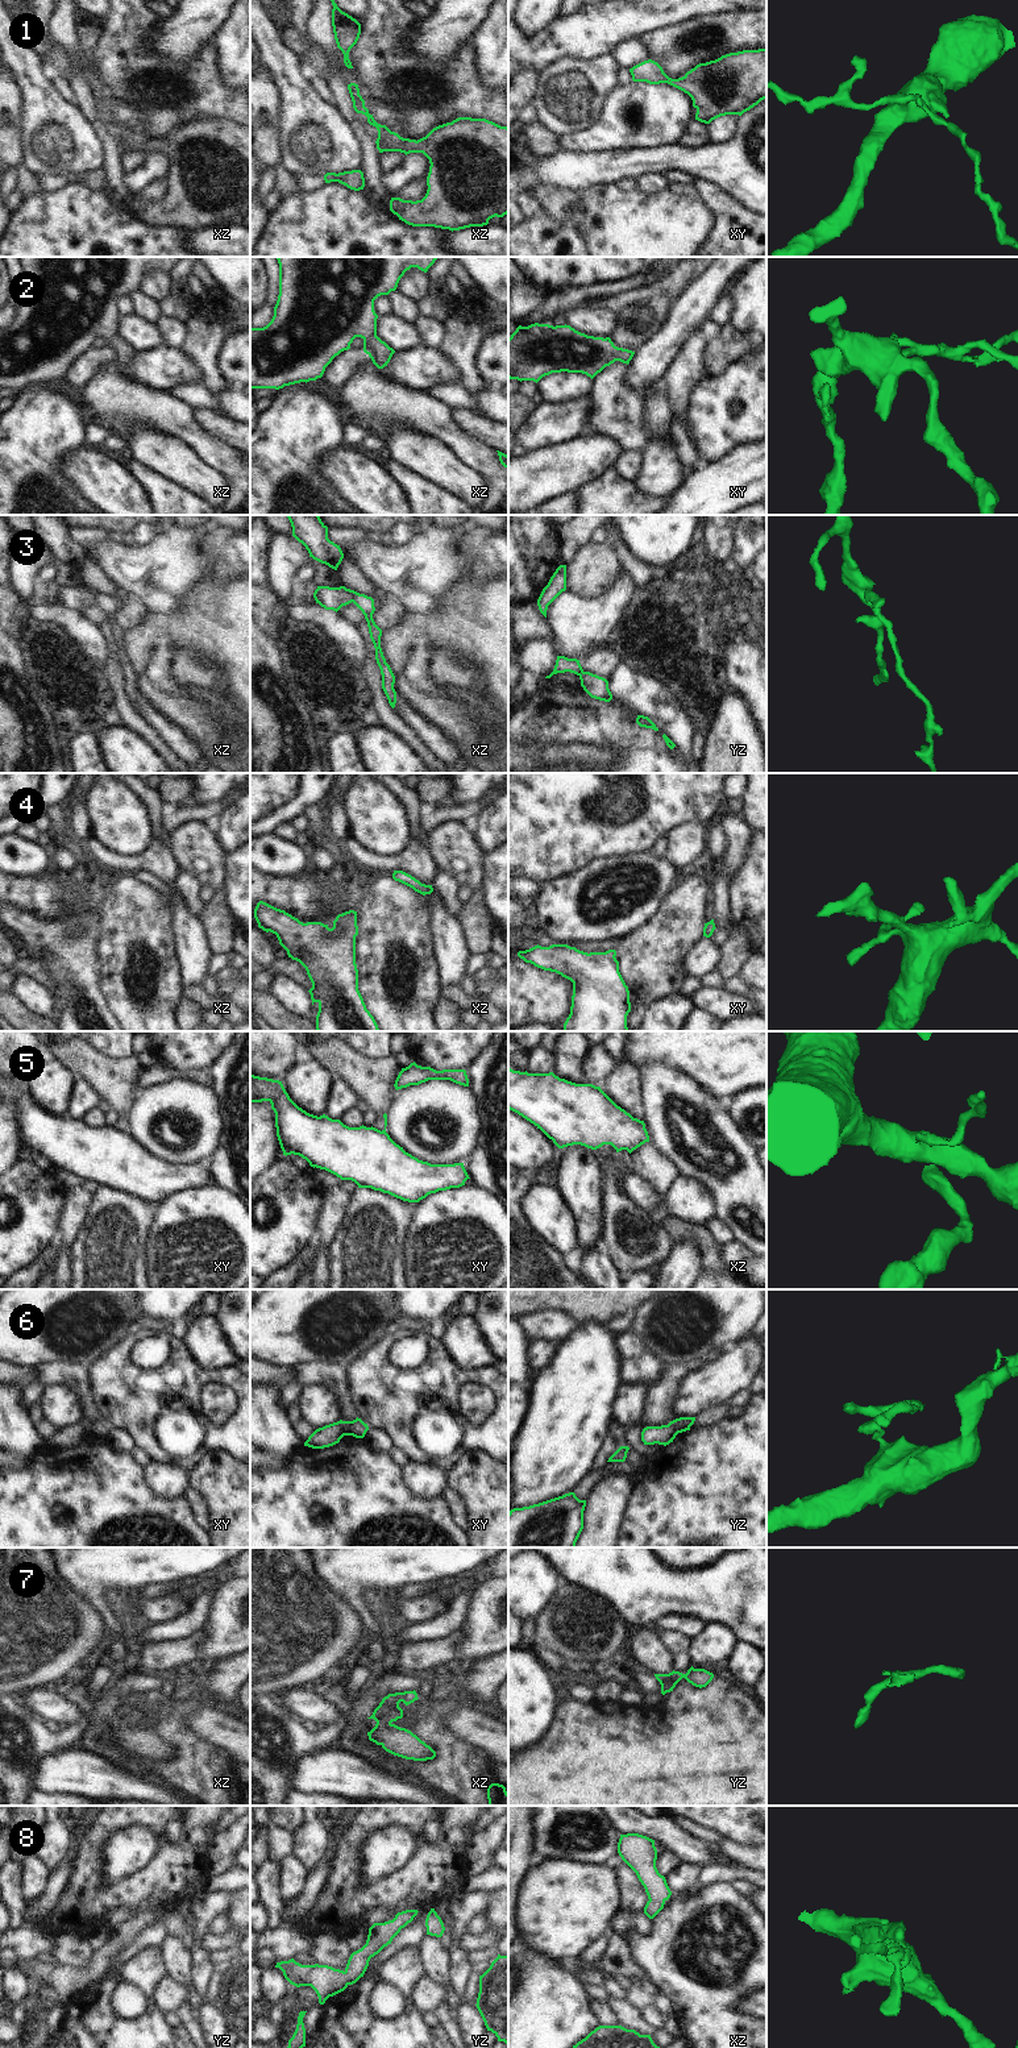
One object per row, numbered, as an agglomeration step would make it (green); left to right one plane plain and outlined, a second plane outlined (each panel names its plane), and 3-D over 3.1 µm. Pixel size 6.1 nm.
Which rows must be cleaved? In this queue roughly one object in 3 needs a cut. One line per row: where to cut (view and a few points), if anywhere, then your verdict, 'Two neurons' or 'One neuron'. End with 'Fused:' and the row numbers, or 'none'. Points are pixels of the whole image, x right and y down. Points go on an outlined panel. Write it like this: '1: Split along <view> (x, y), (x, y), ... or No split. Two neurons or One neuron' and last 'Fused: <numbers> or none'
1: No split. One neuron
2: No split. One neuron
3: Split along xz (347, 589), (353, 601). Two neurons
4: No split. One neuron
5: Split along xy (382, 1130), (385, 1133). Two neurons
6: Split along xy (339, 1421), (345, 1434). Two neurons
7: No split. One neuron
8: No split. One neuron
Fused: 3, 5, 6.

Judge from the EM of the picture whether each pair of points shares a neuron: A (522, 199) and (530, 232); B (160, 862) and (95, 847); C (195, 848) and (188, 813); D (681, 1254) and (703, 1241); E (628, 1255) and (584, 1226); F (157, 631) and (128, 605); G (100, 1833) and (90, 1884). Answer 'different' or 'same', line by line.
A: different
B: same
C: different
D: different
E: different
F: different
G: same

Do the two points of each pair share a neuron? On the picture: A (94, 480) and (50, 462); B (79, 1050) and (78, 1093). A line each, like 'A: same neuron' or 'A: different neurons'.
A: different neurons
B: different neurons

